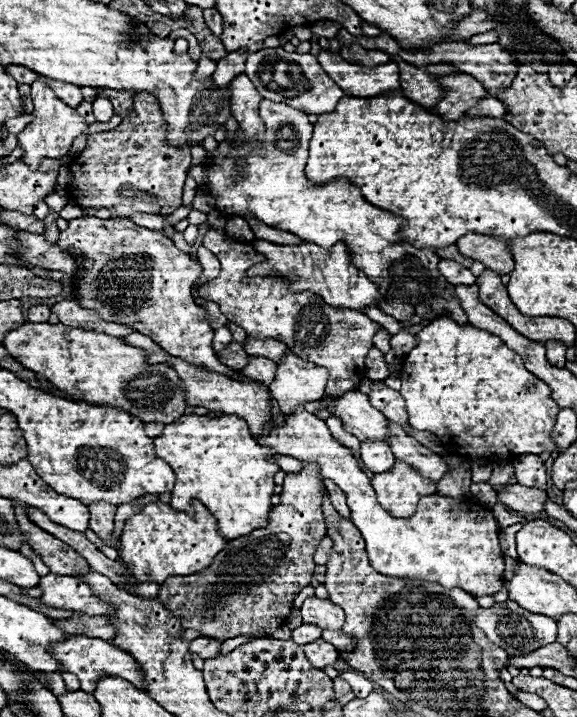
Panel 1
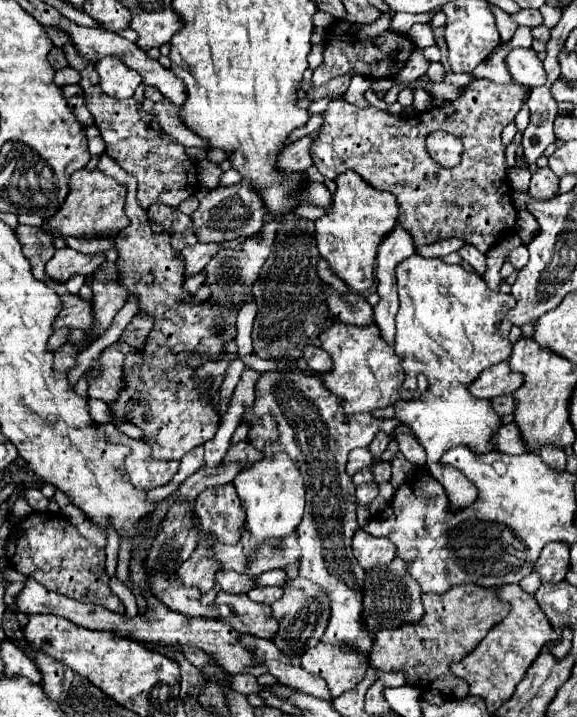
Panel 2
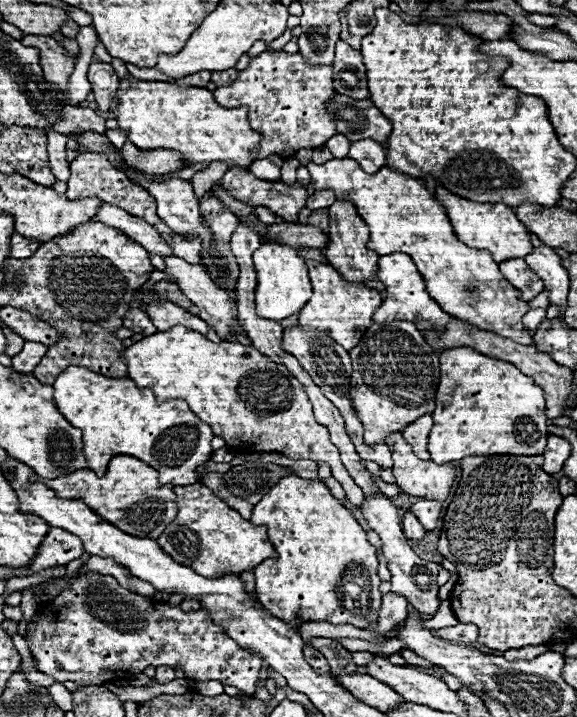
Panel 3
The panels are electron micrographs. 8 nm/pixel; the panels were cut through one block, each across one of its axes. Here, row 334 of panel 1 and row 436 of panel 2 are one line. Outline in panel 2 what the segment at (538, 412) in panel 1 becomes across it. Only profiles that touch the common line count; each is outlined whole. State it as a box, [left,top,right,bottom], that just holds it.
[394,256,516,512]

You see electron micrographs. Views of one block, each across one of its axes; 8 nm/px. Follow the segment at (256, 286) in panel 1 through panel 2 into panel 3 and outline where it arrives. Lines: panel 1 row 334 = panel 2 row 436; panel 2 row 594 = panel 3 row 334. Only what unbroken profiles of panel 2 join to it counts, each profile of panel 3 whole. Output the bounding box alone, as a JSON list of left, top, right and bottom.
[298,260,382,350]

